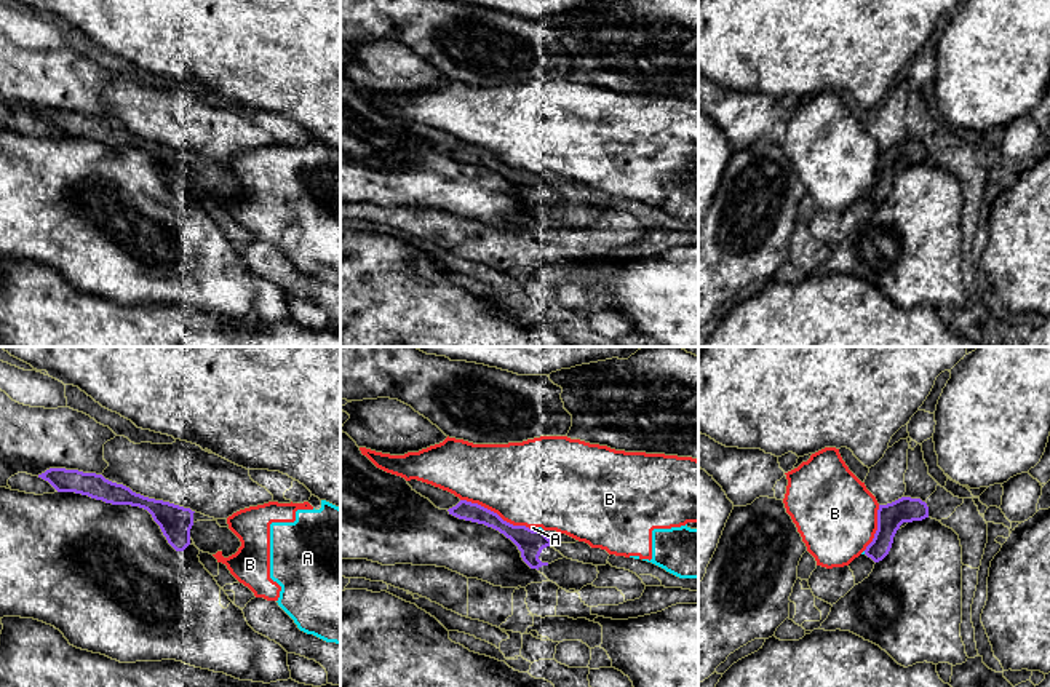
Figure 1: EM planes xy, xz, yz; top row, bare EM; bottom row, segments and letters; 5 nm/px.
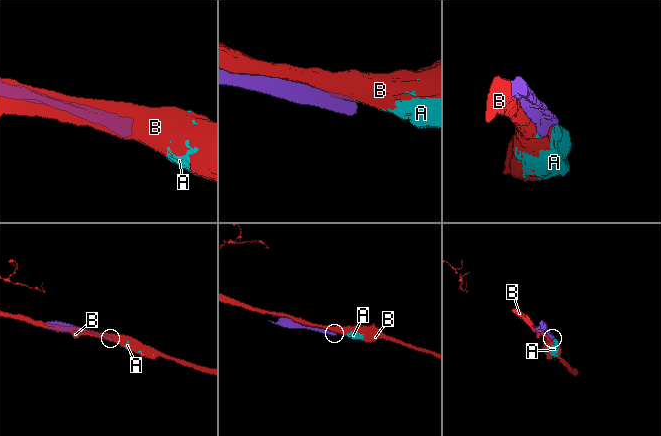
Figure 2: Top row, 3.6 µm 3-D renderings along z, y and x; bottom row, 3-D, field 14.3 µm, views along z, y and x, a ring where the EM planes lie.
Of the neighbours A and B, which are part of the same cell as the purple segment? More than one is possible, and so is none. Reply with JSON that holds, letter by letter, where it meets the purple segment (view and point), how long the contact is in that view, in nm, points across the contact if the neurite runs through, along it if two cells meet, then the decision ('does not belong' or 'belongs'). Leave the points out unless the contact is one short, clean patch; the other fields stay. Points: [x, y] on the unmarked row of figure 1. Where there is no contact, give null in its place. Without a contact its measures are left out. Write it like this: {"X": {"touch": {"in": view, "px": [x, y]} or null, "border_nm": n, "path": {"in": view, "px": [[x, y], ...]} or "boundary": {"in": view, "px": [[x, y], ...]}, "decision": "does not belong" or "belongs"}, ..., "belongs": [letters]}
{"A": {"touch": {"in": "xz", "px": [537, 173]}, "border_nm": 60, "decision": "does not belong"}, "B": {"touch": {"in": "xz", "px": [496, 155]}, "border_nm": 400, "decision": "does not belong"}, "belongs": []}

